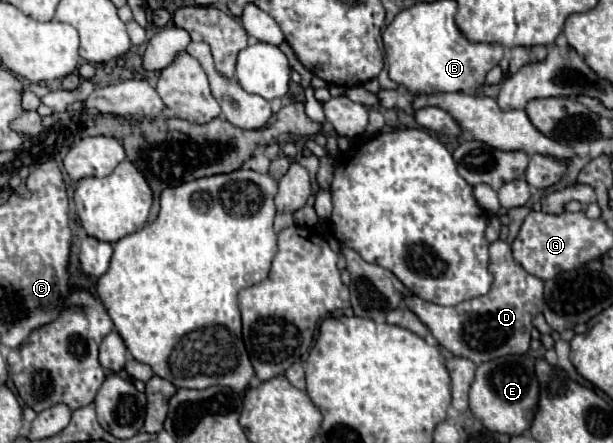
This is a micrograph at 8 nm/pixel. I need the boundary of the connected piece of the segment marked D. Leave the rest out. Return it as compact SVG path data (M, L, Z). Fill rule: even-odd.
M506 241L490 243L490 265L492 265L492 295L484 295L484 301L476 299L476 317L474 317L474 301L464 301L452 307L442 307L430 301L420 299L418 295L408 295L404 305L430 329L430 335L438 345L448 349L450 353L470 359L480 365L490 359L498 359L504 355L522 355L530 349L530 331L532 319L542 313L544 307L544 283L526 273L512 257L512 249Z

